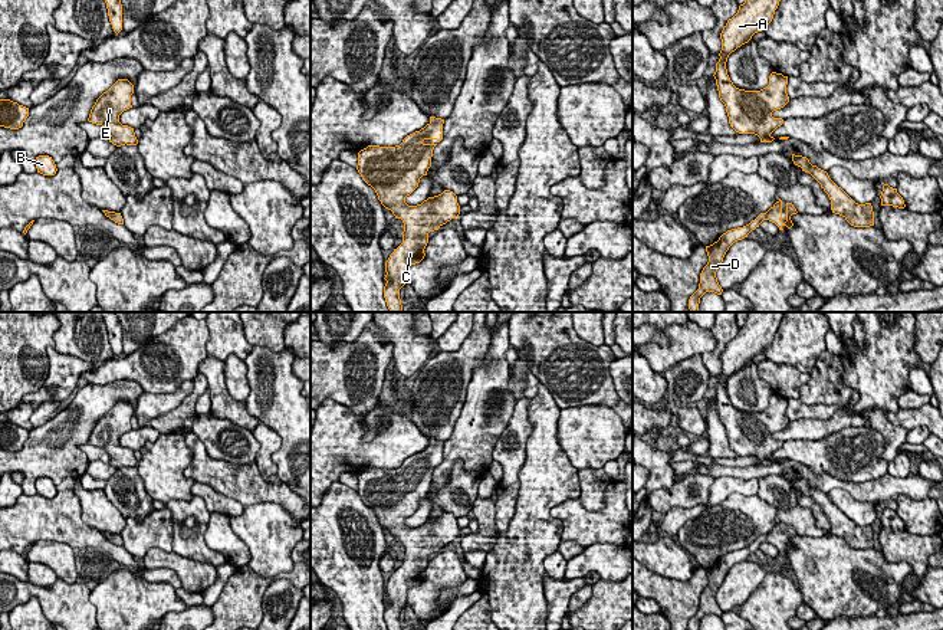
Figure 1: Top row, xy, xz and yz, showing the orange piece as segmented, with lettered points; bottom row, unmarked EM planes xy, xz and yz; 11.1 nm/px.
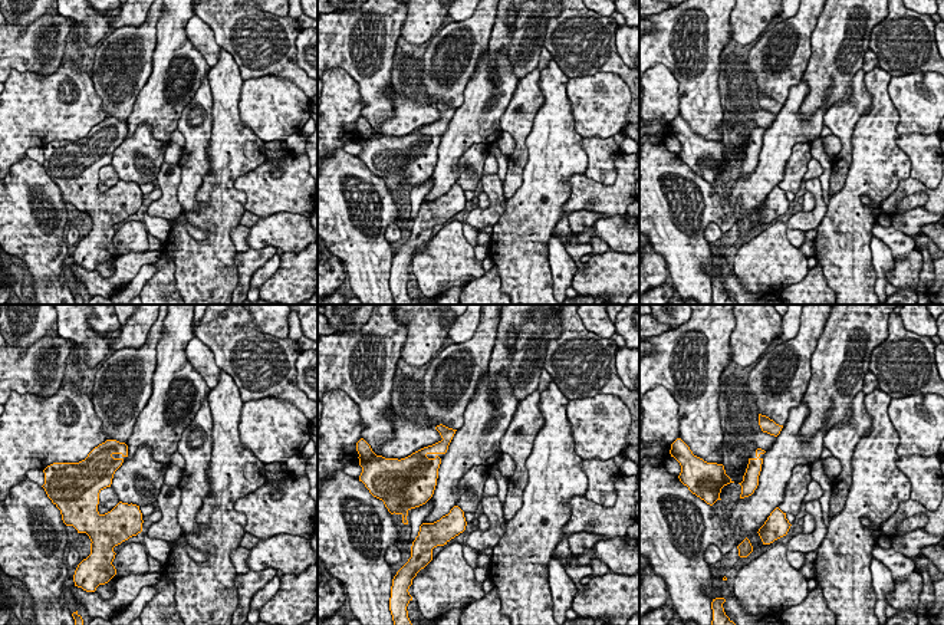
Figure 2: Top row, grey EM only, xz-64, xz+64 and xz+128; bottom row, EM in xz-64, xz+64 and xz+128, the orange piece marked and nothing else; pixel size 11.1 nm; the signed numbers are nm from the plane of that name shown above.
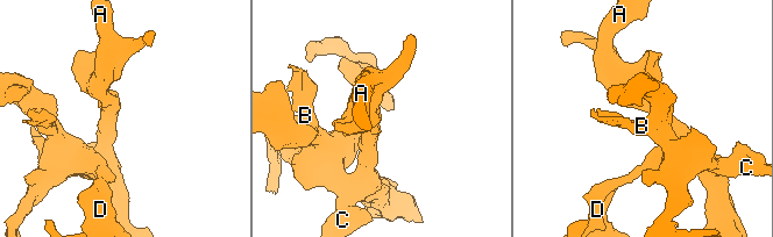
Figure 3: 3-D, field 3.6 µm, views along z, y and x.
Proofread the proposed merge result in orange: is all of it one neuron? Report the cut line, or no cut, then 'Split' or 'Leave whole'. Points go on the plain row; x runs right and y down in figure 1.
No split. Leave whole

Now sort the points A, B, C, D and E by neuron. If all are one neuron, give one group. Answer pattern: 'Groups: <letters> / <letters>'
Groups: A B C D E

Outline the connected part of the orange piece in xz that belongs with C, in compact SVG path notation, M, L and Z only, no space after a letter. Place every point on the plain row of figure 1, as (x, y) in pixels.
M430 439L430 444L424 450L407 457L400 467L368 467L358 475L356 492L362 502L375 512L381 526L391 532L395 541L401 541L404 545L404 554L401 555L402 565L394 571L385 584L387 597L384 601L387 606L384 608L384 620L388 630L402 630L400 611L407 604L408 590L424 581L428 555L438 552L443 547L460 537L457 518L450 512L444 512L438 518L428 519L417 528L408 528L405 525L405 519L418 509L420 501L427 498L427 493L431 489L433 472L443 462L443 446L444 442Z

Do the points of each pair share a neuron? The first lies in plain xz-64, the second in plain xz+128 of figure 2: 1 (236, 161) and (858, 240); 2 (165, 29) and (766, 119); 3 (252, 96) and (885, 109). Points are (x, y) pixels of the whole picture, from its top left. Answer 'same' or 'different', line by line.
1: same
2: different
3: different

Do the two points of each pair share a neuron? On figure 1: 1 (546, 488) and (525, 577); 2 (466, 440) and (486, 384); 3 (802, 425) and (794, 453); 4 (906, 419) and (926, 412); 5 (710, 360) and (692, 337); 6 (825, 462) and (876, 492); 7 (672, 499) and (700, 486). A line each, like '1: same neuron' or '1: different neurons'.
1: same neuron
2: same neuron
3: different neurons
4: same neuron
5: different neurons
6: different neurons
7: same neuron

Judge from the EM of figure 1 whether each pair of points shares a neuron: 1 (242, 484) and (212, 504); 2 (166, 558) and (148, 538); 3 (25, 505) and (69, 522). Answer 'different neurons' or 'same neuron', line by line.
1: different neurons
2: different neurons
3: same neuron

